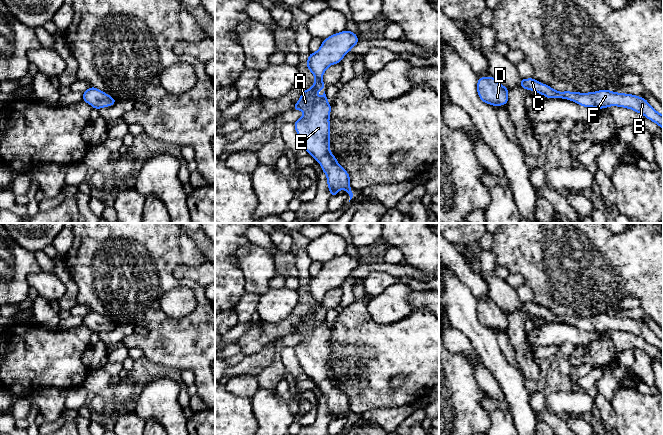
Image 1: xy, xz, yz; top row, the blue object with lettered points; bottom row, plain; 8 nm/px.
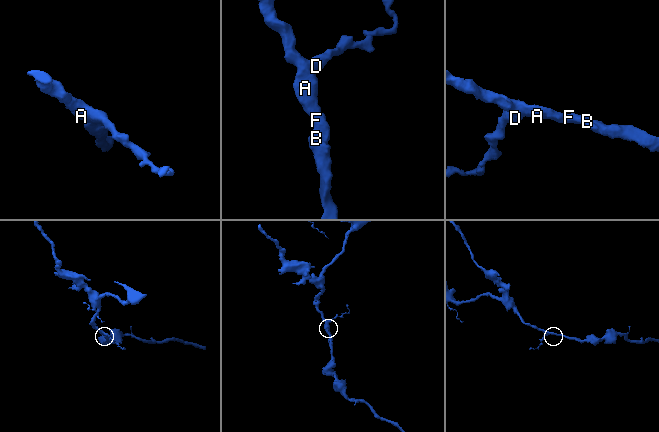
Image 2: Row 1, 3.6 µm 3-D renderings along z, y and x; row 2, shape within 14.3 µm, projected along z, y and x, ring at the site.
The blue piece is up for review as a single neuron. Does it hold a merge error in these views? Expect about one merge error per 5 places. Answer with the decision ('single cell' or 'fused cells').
single cell

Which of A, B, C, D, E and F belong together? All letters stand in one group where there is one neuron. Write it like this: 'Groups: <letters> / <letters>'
Groups: A B C D E F

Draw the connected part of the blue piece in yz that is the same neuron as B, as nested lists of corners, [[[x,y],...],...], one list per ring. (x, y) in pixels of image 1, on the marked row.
[[[534,78],[521,79],[521,87],[526,90],[530,89],[537,93],[543,94],[546,98],[563,98],[572,100],[584,107],[594,107],[597,109],[609,106],[619,106],[632,109],[637,113],[643,114],[649,120],[655,122],[663,129],[663,115],[658,113],[645,98],[632,94],[623,94],[609,91],[607,89],[590,93],[578,92],[558,92],[548,85],[536,81]]]

